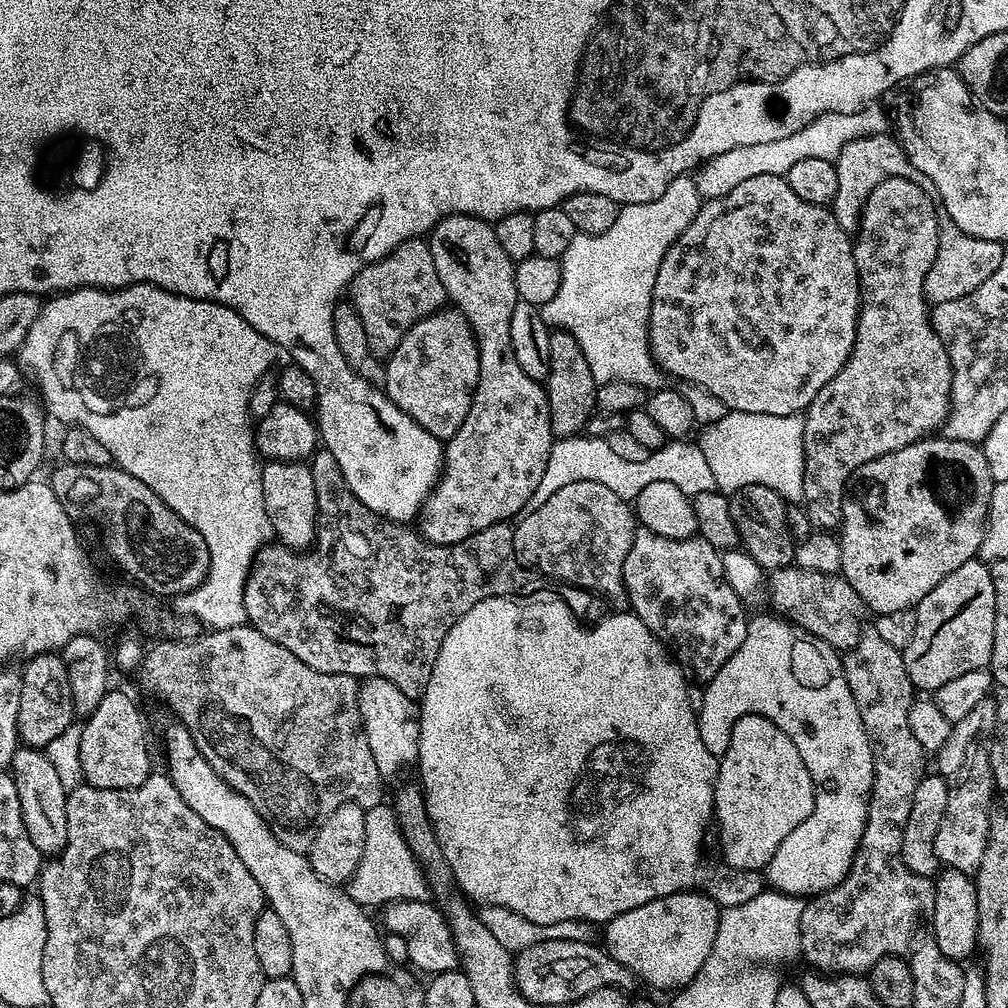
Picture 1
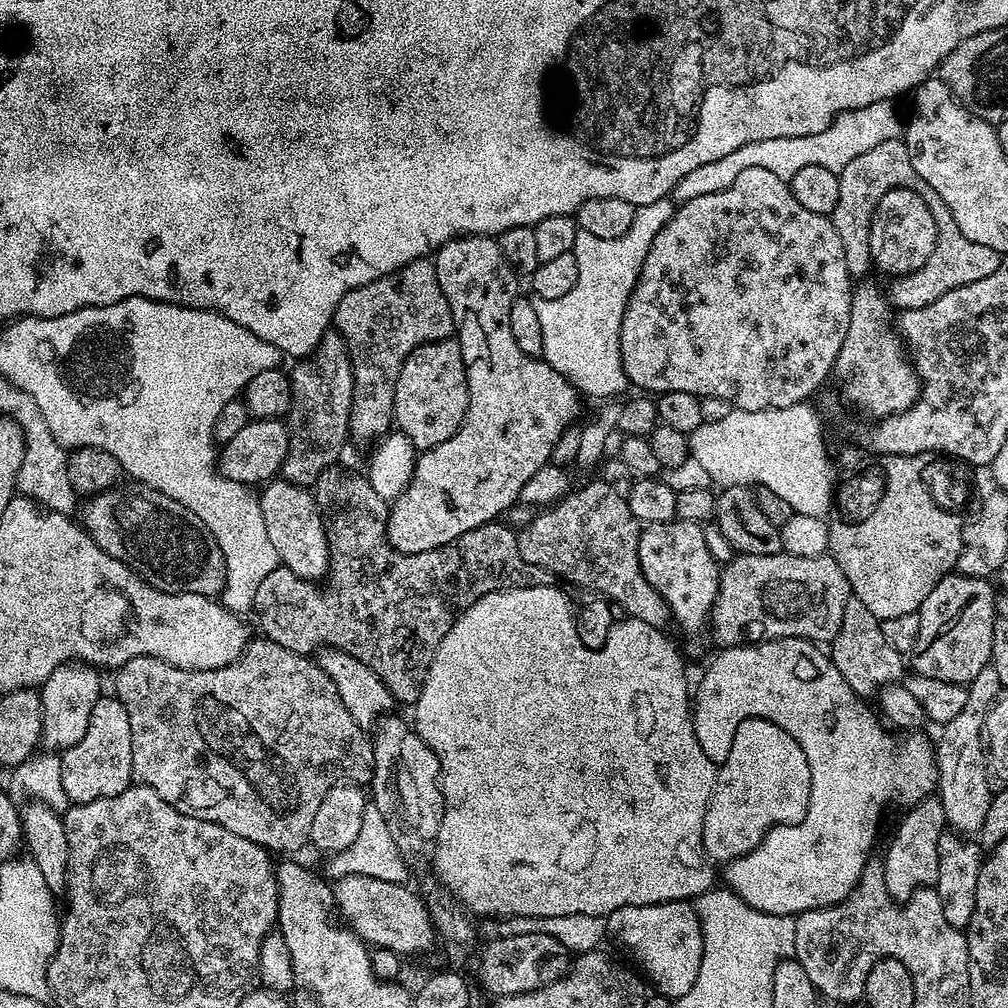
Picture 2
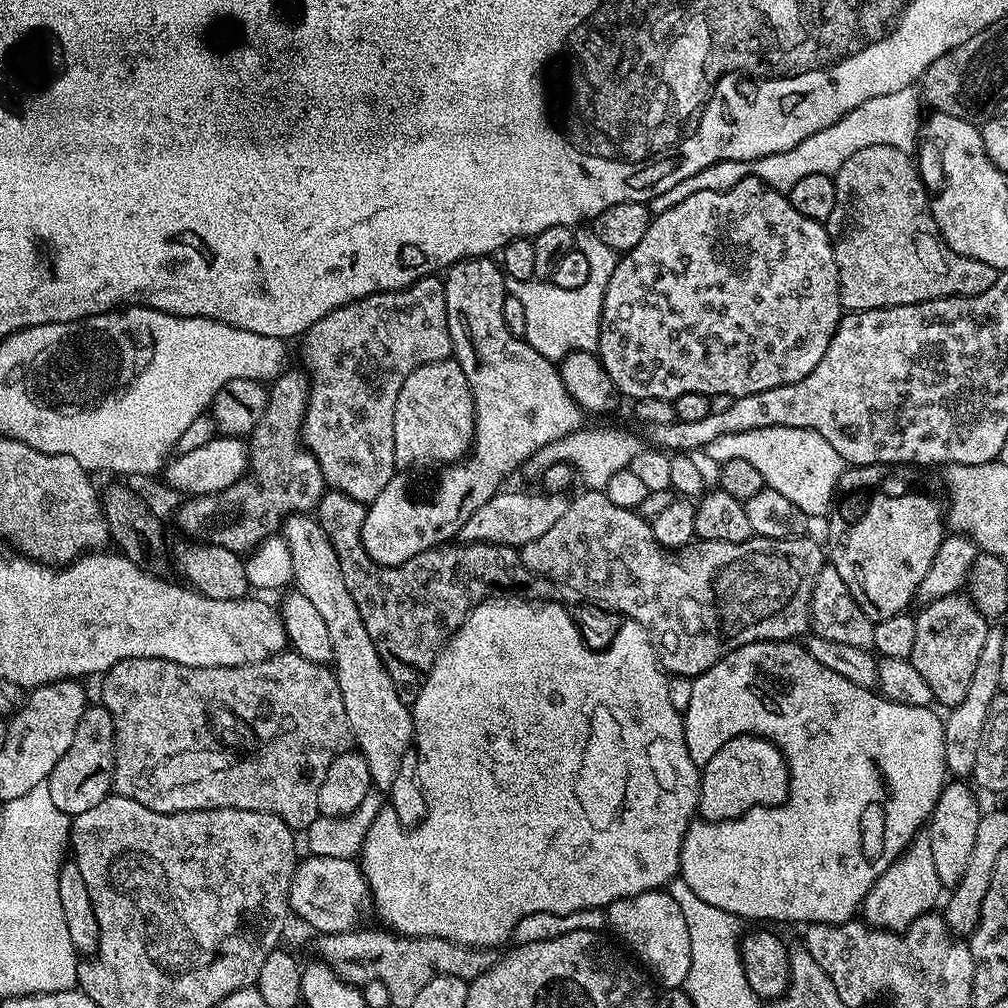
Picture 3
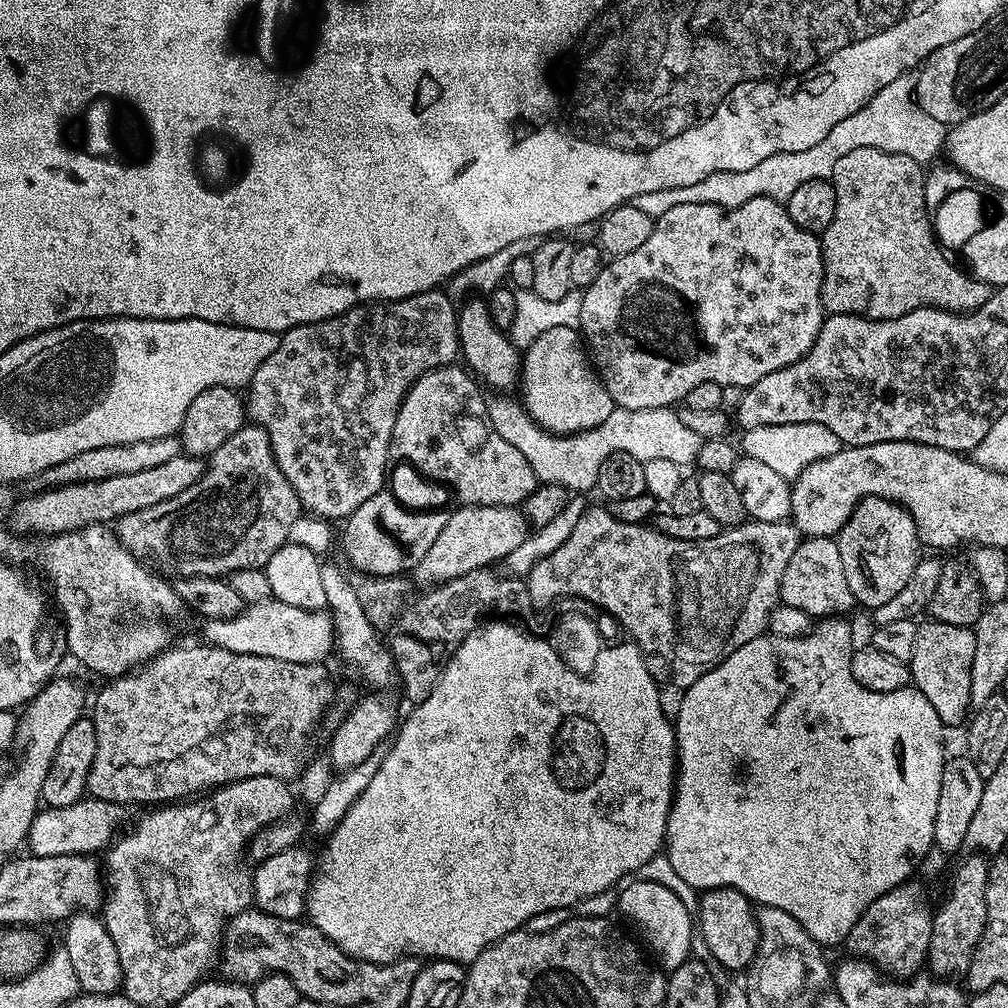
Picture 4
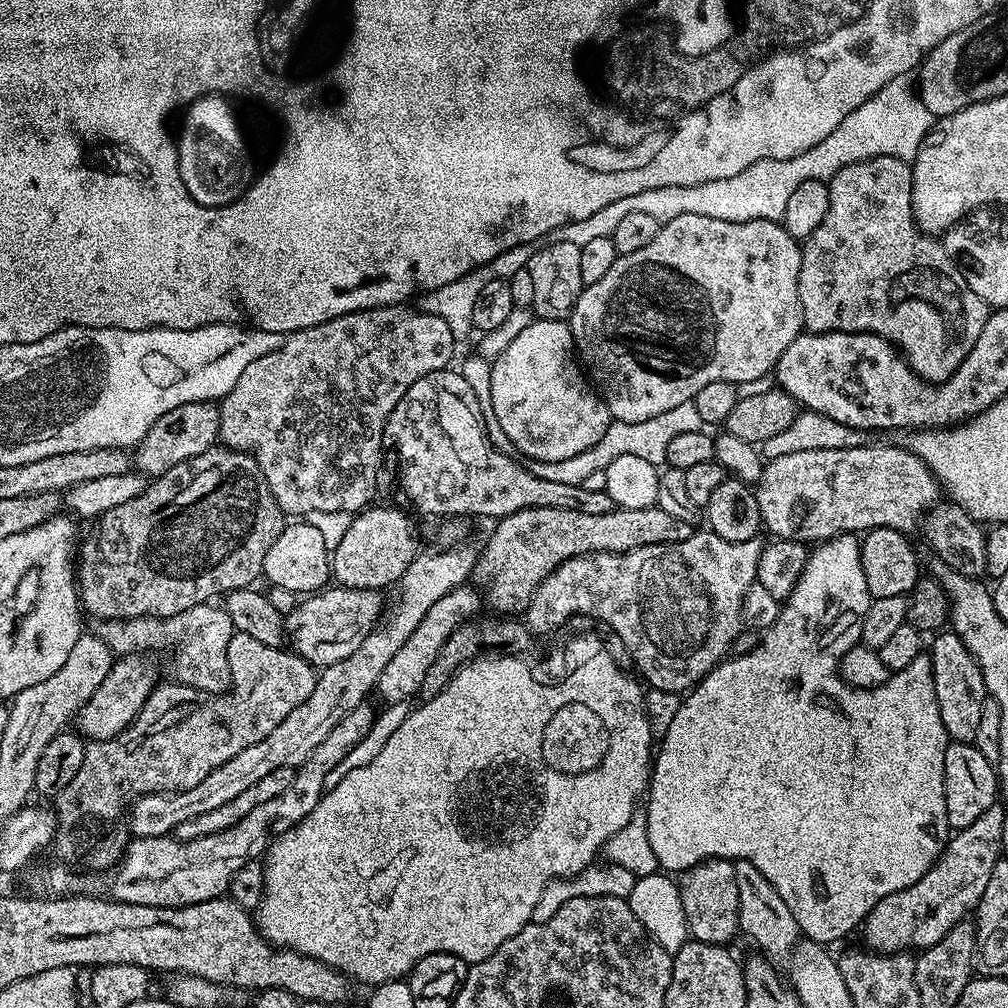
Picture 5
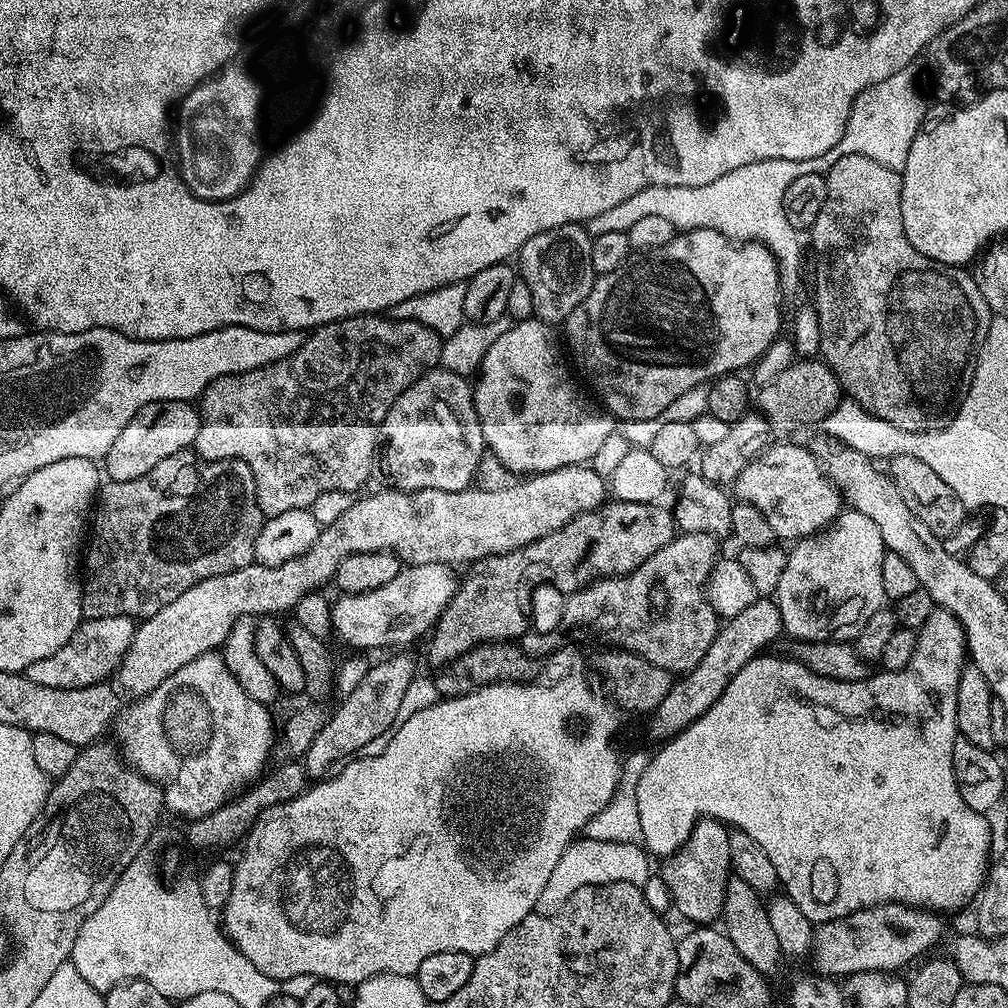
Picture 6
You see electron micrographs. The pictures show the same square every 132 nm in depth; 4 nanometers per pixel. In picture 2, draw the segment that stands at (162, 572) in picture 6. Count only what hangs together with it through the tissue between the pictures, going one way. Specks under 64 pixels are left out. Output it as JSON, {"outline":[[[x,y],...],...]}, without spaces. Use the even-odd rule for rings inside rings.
{"outline":[[[329,330],[320,339],[320,346],[315,353],[307,358],[300,358],[290,368],[292,382],[292,409],[286,417],[288,425],[288,437],[290,446],[284,459],[282,469],[283,479],[291,484],[315,485],[318,474],[326,470],[330,465],[341,459],[340,451],[344,448],[344,439],[349,439],[348,413],[352,410],[352,363],[348,360],[348,349],[344,347],[344,340],[340,333]]]}

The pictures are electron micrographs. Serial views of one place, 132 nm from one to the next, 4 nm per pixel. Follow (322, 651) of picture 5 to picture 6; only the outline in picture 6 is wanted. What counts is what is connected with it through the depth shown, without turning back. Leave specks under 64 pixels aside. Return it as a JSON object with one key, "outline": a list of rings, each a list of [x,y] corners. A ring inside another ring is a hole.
{"outline":[[[410,564],[401,567],[398,574],[394,574],[394,578],[390,578],[390,582],[386,582],[386,586],[378,586],[378,590],[370,590],[366,594],[354,594],[353,596],[344,594],[339,598],[340,601],[335,601],[332,604],[332,632],[334,636],[337,636],[344,644],[349,644],[350,647],[354,648],[352,650],[362,650],[358,648],[392,648],[388,650],[404,650],[408,647],[407,644],[412,644],[415,642],[419,636],[427,637],[431,633],[432,629],[436,627],[436,621],[440,619],[440,616],[446,610],[446,606],[454,598],[458,587],[458,576],[455,576],[453,569],[446,564]]]}

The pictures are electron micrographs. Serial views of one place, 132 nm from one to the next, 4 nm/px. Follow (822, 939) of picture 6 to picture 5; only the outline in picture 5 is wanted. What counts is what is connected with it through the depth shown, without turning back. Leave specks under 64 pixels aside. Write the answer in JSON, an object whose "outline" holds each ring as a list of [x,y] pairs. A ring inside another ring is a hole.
{"outline":[[[997,802],[978,818],[978,822],[970,822],[970,826],[959,829],[947,841],[946,847],[940,853],[940,857],[932,864],[932,868],[914,886],[906,886],[906,890],[898,890],[894,894],[886,894],[870,910],[862,925],[864,940],[869,949],[874,952],[906,952],[909,950],[923,950],[942,942],[958,922],[962,922],[975,909],[976,903],[986,891],[986,885],[990,879],[990,873],[994,866],[1002,858],[1000,852],[1006,848],[1006,841],[1002,838],[1002,830],[1006,827],[1004,820],[1003,803]]]}

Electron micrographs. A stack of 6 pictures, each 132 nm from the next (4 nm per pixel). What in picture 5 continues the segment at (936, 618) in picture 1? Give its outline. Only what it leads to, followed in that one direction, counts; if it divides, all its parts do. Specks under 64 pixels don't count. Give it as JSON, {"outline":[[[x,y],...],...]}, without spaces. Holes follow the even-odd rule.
{"outline":[[[944,630],[931,637],[930,659],[934,690],[938,698],[938,714],[942,714],[942,726],[948,731],[949,741],[975,741],[982,719],[982,702],[988,691],[982,682],[982,670],[974,654],[966,650],[966,642],[962,642],[956,632]]]}

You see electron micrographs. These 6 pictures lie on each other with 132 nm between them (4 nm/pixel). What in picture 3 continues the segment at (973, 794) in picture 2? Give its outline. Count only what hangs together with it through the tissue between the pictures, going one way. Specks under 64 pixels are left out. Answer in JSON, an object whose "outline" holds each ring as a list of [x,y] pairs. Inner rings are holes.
{"outline":[[[996,626],[989,627],[986,634],[986,642],[982,646],[982,655],[978,657],[978,667],[974,669],[974,674],[970,681],[970,687],[966,693],[966,698],[957,708],[951,709],[943,717],[944,721],[944,767],[953,777],[971,777],[974,770],[974,758],[980,745],[980,739],[986,726],[988,717],[988,707],[990,702],[1000,691],[1000,675],[1002,674],[1002,636],[1003,631]]]}

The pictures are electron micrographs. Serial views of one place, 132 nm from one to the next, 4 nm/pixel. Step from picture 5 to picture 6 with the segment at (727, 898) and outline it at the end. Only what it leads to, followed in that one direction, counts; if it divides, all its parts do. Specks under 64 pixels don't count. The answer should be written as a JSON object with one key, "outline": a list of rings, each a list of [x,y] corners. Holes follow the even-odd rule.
{"outline":[[[701,817],[686,843],[663,863],[660,878],[670,890],[673,907],[692,924],[706,926],[721,917],[726,886],[732,878],[729,834],[727,825],[712,817]]]}

